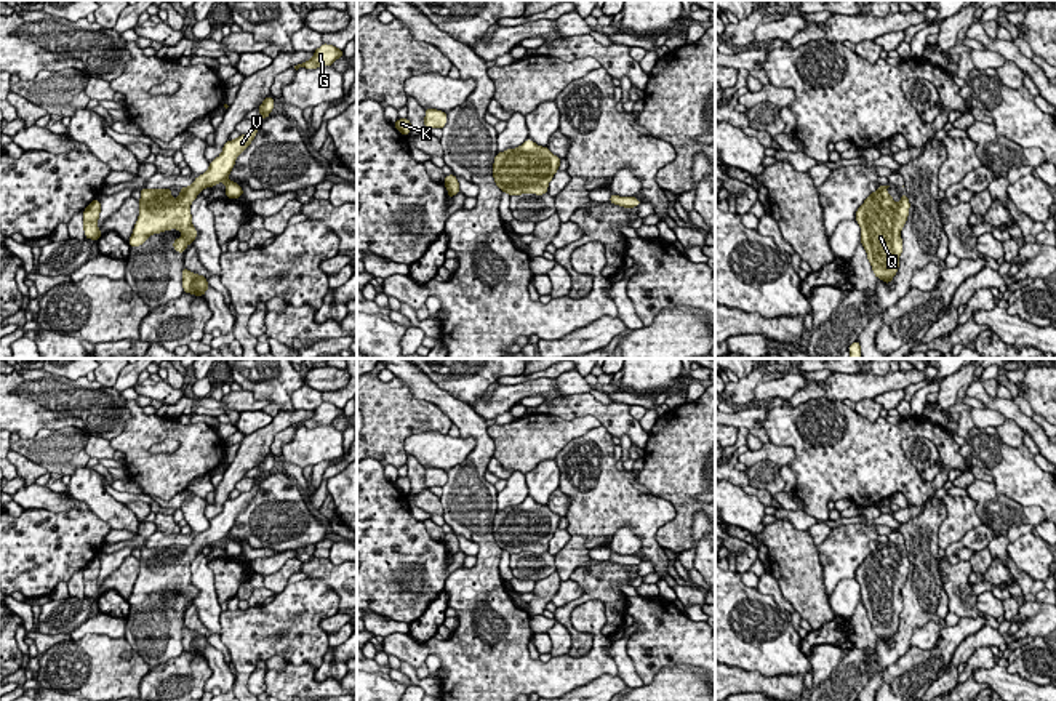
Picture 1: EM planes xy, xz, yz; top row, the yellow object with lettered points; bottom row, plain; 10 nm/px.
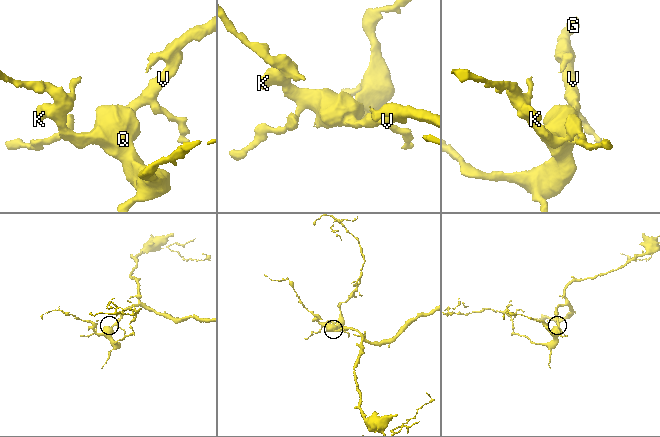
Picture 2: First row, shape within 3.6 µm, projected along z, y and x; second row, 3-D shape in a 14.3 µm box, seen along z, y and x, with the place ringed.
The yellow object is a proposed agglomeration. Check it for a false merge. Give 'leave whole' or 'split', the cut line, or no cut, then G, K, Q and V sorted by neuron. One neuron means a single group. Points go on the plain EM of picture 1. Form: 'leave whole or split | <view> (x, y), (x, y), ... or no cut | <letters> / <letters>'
leave whole | no cut | G K Q V

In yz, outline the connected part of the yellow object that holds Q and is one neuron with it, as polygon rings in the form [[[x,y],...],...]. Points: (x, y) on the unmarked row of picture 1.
[[[880,544],[856,570],[856,581],[861,586],[861,602],[867,611],[872,631],[885,642],[891,642],[898,632],[902,611],[901,589],[909,575],[907,552],[896,562],[886,551],[890,544]]]

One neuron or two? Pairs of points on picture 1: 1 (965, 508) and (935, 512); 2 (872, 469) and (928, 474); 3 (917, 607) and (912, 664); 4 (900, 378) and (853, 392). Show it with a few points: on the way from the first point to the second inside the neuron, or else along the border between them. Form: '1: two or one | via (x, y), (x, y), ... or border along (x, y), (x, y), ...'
1: two | border along (943, 500), (946, 519), (940, 527), (938, 548)
2: two | border along (900, 442), (925, 480), (940, 474)
3: two | border along (911, 645), (882, 671)
4: one | via (888, 381), (864, 386)

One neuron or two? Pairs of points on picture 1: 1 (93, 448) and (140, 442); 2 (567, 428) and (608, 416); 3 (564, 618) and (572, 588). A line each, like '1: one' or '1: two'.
1: two
2: two
3: two

